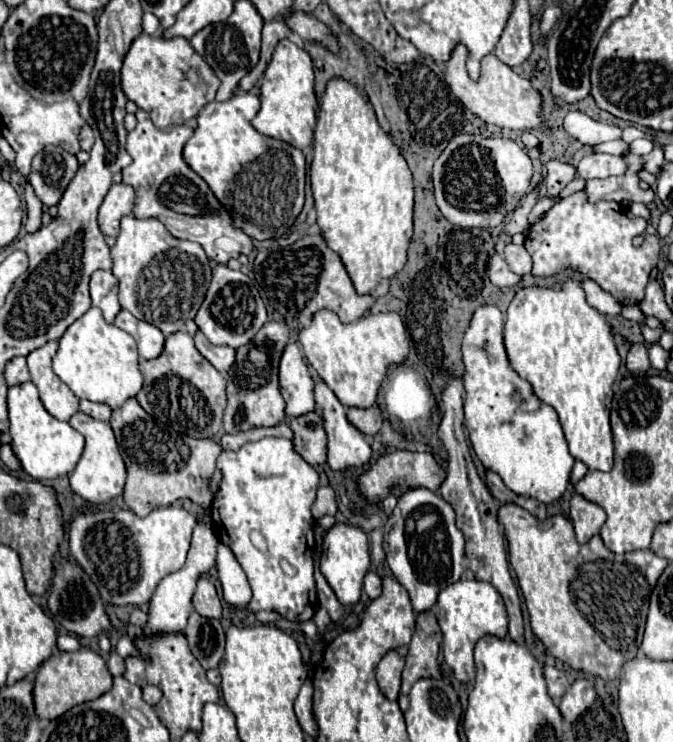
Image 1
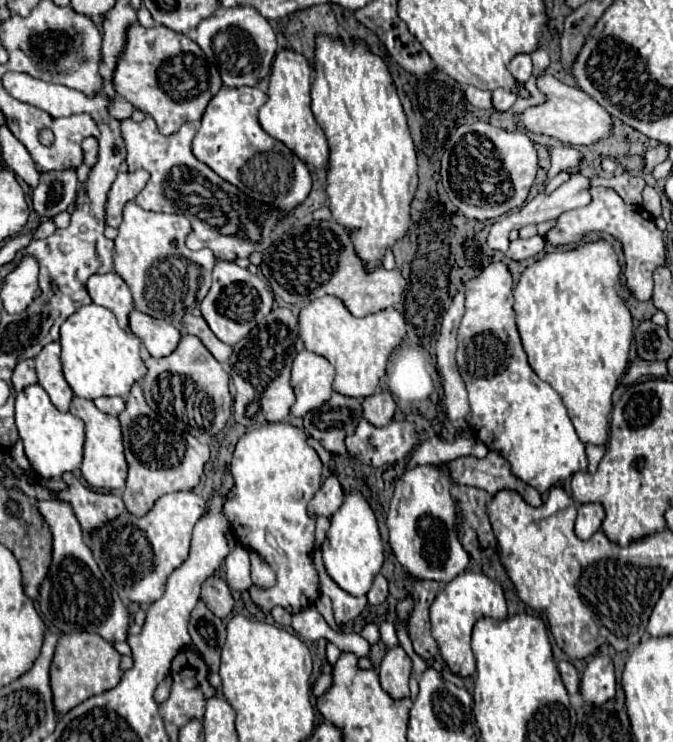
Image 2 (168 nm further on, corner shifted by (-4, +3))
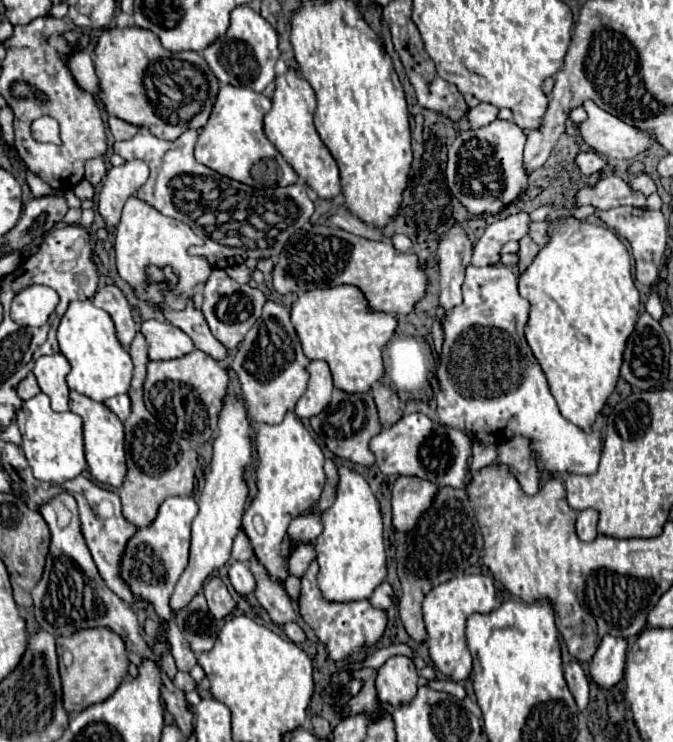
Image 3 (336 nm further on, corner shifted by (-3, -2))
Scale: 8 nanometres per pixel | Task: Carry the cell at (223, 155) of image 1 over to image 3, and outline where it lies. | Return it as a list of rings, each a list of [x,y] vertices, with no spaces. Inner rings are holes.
[[[220,87],[212,115],[204,125],[194,155],[196,161],[208,165],[216,173],[236,179],[250,187],[288,187],[298,183],[296,171],[284,161],[278,149],[262,131],[262,117],[270,111],[270,99],[248,87]]]

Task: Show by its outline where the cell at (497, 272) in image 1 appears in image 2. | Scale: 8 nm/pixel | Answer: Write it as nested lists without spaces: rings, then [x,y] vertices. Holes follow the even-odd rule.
[[[571,172],[571,178],[559,186],[553,194],[537,194],[531,202],[527,202],[517,212],[497,220],[487,236],[487,242],[509,242],[511,230],[521,230],[527,224],[541,224],[545,220],[559,218],[563,212],[587,206],[591,202],[589,194],[591,180],[579,172]]]

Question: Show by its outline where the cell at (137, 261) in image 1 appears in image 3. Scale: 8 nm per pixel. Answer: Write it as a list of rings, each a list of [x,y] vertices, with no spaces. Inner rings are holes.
[[[130,197],[124,205],[122,219],[116,227],[116,239],[114,239],[118,273],[134,289],[138,299],[148,301],[158,311],[164,311],[164,309],[182,311],[186,309],[188,301],[194,297],[194,293],[206,283],[206,279],[212,273],[212,267],[206,261],[206,257],[188,255],[188,247],[198,245],[200,241],[202,239],[198,239],[186,223],[154,211],[154,207],[150,207],[138,197]],[[150,265],[156,265],[160,269],[172,267],[174,275],[178,277],[178,283],[172,285],[170,281],[160,281],[160,283],[148,281],[146,267]]]

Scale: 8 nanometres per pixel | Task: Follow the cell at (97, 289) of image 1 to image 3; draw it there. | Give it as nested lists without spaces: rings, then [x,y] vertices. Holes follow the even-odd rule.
[[[106,285],[96,291],[92,303],[112,317],[118,331],[118,341],[128,349],[134,335],[138,333],[138,327],[132,319],[132,307],[124,297],[124,293],[116,285]]]

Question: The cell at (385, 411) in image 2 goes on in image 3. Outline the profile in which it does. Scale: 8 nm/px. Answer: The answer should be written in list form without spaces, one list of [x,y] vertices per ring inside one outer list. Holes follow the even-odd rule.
[[[378,385],[374,389],[374,403],[376,403],[376,409],[378,409],[378,419],[382,423],[382,429],[392,427],[402,417],[404,405],[390,387]]]

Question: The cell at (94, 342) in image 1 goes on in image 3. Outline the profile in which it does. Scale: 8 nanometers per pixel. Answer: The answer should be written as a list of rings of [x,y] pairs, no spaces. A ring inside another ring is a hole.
[[[86,299],[70,303],[58,327],[58,343],[62,355],[72,365],[66,377],[70,391],[78,391],[80,395],[86,395],[94,401],[106,401],[128,391],[132,379],[132,359],[120,345],[110,315],[94,307],[92,301]]]

